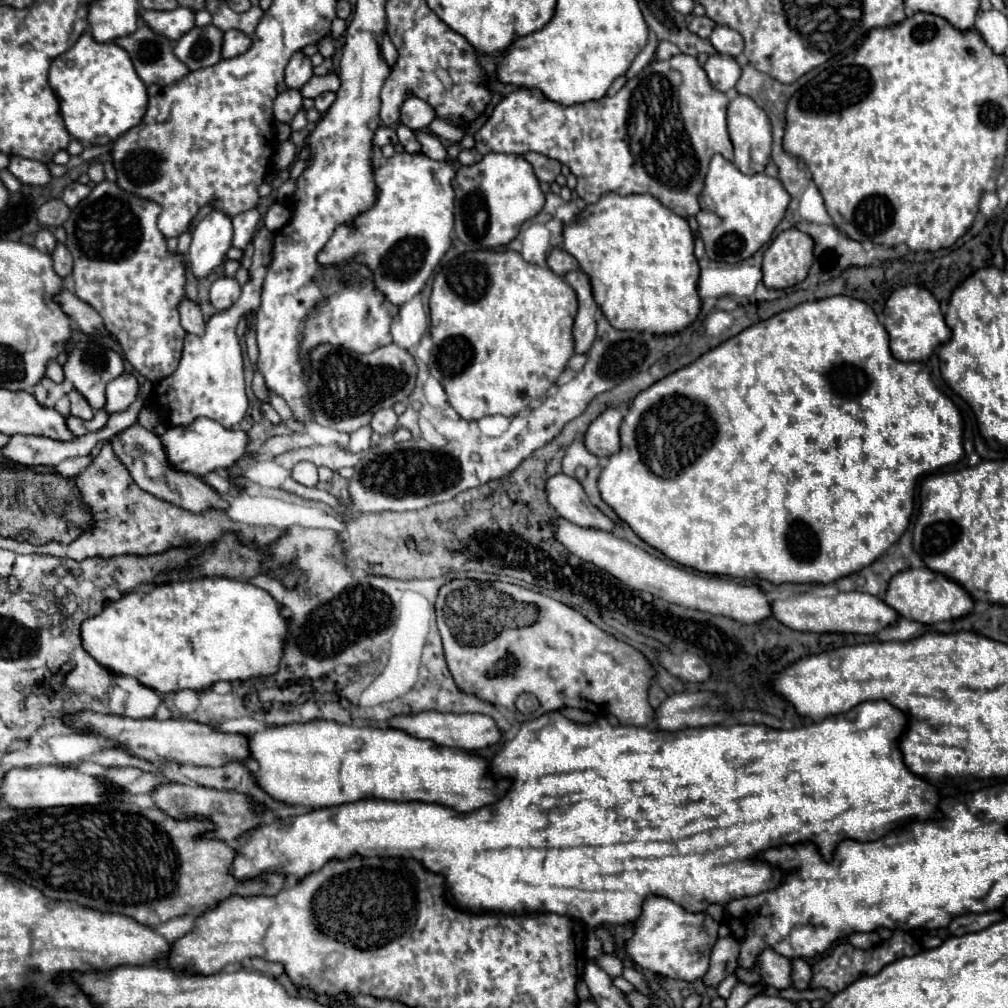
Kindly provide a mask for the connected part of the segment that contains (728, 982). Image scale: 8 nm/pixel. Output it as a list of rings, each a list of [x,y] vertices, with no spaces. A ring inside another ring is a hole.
[[[735,974],[727,976],[727,978],[717,986],[717,994],[719,994],[721,998],[725,998],[725,1000],[727,1000],[727,998],[729,998],[729,994],[731,994],[731,990],[733,990],[733,986],[735,986],[737,982],[739,982],[739,980],[735,978]]]

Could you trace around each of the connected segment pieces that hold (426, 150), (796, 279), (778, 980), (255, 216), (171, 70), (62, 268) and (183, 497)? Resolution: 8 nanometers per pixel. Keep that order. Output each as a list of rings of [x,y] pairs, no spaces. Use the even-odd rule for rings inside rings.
[[[417,132],[417,138],[421,142],[421,154],[433,158],[437,161],[446,161],[453,165],[455,169],[460,168],[462,165],[458,160],[452,160],[448,157],[443,144],[439,142],[439,138],[431,132]]]
[[[791,228],[781,232],[763,254],[763,284],[767,288],[789,288],[807,278],[813,262],[811,236]]]
[[[765,948],[757,962],[755,968],[759,966],[759,976],[773,988],[789,988],[791,986],[791,962],[789,958],[777,954],[773,948]]]
[[[251,208],[243,214],[237,214],[233,218],[233,228],[235,228],[235,236],[233,236],[233,246],[235,248],[245,248],[251,240],[253,240],[253,234],[257,232],[257,226],[259,226],[259,220],[261,220],[261,214],[259,210]]]
[[[145,22],[139,24],[139,30],[135,34],[117,38],[115,44],[119,44],[129,52],[139,78],[147,86],[175,84],[183,76],[187,76],[187,72],[191,72],[187,64],[183,64],[181,60],[175,60],[175,54],[173,54],[175,42],[153,32]]]
[[[57,244],[57,248],[51,254],[51,258],[53,258],[53,270],[55,270],[57,276],[67,278],[73,272],[73,256],[65,248],[65,244]]]
[[[133,424],[129,428],[125,428],[123,432],[115,434],[109,444],[113,446],[115,456],[121,460],[121,464],[129,470],[129,474],[133,476],[133,480],[137,482],[137,486],[169,504],[175,504],[183,510],[189,512],[205,512],[209,508],[213,510],[227,510],[231,504],[219,496],[211,486],[207,486],[203,480],[199,480],[193,474],[185,474],[185,472],[177,472],[167,464],[167,454],[163,452],[163,444],[159,440],[157,434],[147,432],[141,424]]]

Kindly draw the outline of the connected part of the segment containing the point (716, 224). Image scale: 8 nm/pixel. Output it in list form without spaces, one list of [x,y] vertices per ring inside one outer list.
[[[715,154],[711,158],[699,196],[701,208],[695,216],[709,260],[739,264],[751,258],[763,244],[771,240],[773,230],[785,216],[789,200],[791,196],[787,194],[779,178],[771,178],[767,174],[741,174],[733,166],[733,162]]]

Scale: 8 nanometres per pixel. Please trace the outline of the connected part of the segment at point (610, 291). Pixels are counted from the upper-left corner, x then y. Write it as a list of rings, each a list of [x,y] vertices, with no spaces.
[[[615,192],[603,194],[599,202],[587,204],[571,224],[563,226],[565,252],[577,258],[581,270],[589,276],[597,306],[617,330],[637,330],[651,334],[675,334],[689,326],[701,308],[697,294],[699,264],[693,254],[693,234],[685,218],[671,212],[647,194],[619,196]]]

